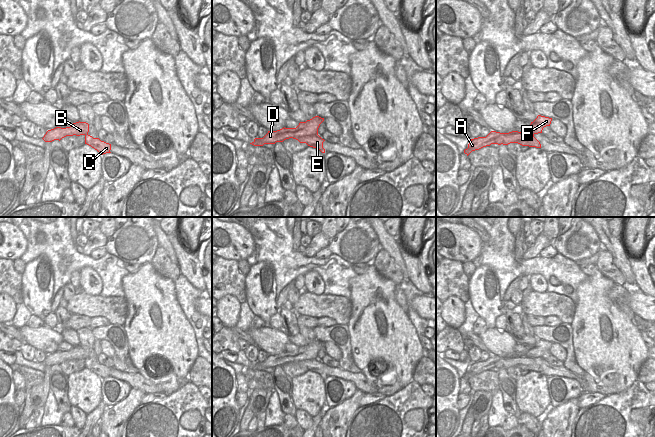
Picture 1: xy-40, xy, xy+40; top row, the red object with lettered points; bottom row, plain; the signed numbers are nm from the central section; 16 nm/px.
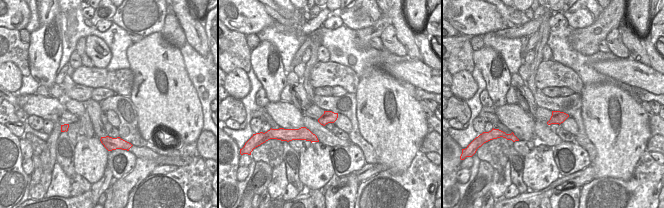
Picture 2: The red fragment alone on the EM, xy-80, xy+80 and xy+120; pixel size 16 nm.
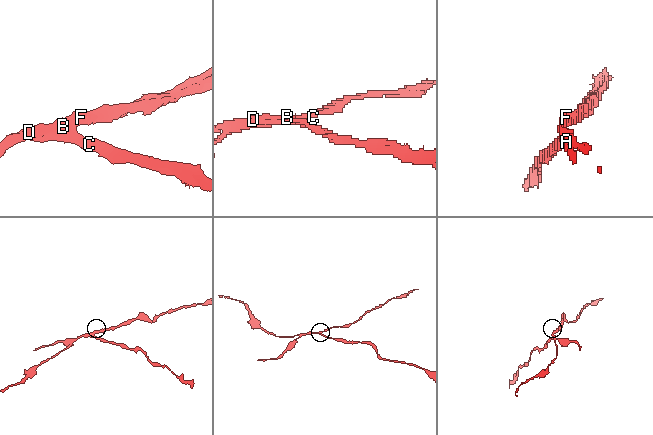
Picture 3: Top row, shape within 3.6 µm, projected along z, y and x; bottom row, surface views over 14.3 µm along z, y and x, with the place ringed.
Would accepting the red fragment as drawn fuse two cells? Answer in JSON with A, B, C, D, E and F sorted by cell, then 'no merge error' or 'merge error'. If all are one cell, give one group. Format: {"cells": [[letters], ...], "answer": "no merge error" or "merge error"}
{"cells": [["A", "B", "D", "F"], ["C", "E"]], "answer": "merge error"}

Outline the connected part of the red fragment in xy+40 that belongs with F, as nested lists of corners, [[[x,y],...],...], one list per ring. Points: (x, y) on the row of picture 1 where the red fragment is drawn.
[[[538,115],[537,118],[533,122],[531,122],[529,127],[523,132],[512,131],[509,133],[500,133],[496,131],[491,131],[486,137],[478,137],[471,139],[471,141],[468,144],[468,148],[464,150],[464,153],[468,156],[472,151],[479,150],[486,146],[490,146],[491,144],[495,144],[497,143],[497,138],[502,135],[514,136],[523,133],[529,133],[529,134],[542,133],[543,128],[546,126],[550,126],[551,121],[552,118]]]

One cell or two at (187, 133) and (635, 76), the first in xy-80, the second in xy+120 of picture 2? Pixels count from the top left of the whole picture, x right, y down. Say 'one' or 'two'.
two

